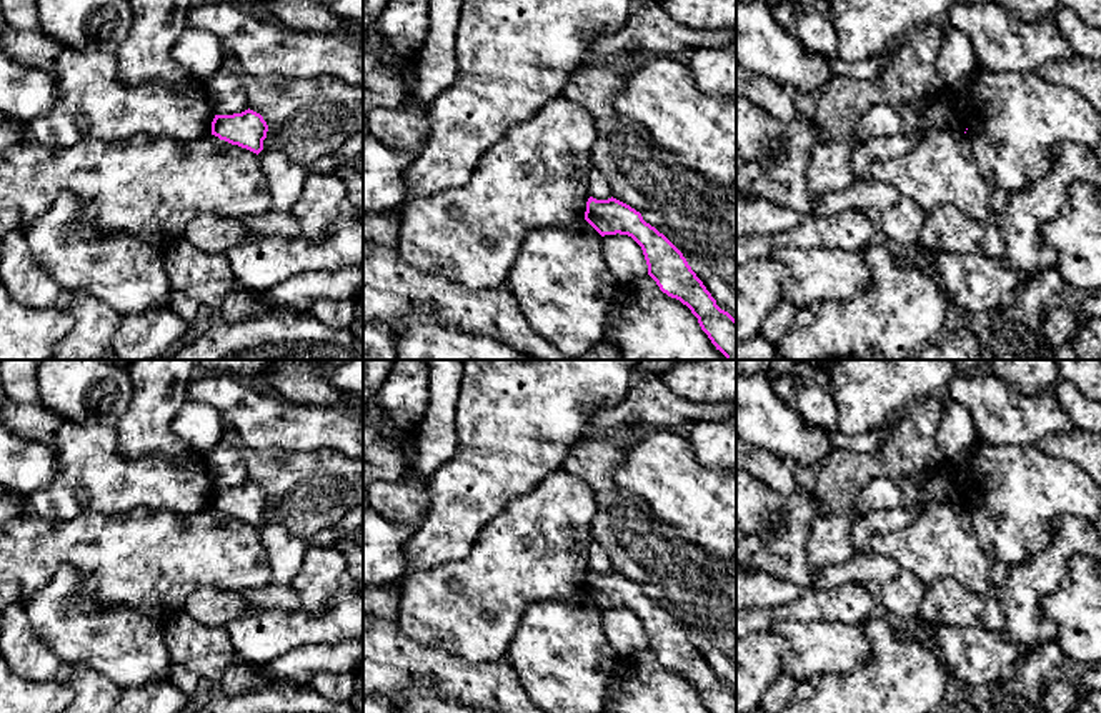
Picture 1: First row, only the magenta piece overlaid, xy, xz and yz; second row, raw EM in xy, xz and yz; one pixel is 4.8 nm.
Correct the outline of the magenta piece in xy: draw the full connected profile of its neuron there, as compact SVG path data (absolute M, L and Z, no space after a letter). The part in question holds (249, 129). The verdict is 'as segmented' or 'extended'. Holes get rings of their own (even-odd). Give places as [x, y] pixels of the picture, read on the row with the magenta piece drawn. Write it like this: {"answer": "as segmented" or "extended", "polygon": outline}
{"answer": "as segmented", "polygon": "M250 108L233 115L215 115L212 122L212 135L257 155L263 150L267 132L263 117Z"}

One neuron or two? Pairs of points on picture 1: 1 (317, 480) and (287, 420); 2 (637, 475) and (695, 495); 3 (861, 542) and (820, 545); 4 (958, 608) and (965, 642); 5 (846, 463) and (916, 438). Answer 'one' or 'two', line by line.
1: two
2: one
3: two
4: two
5: one

